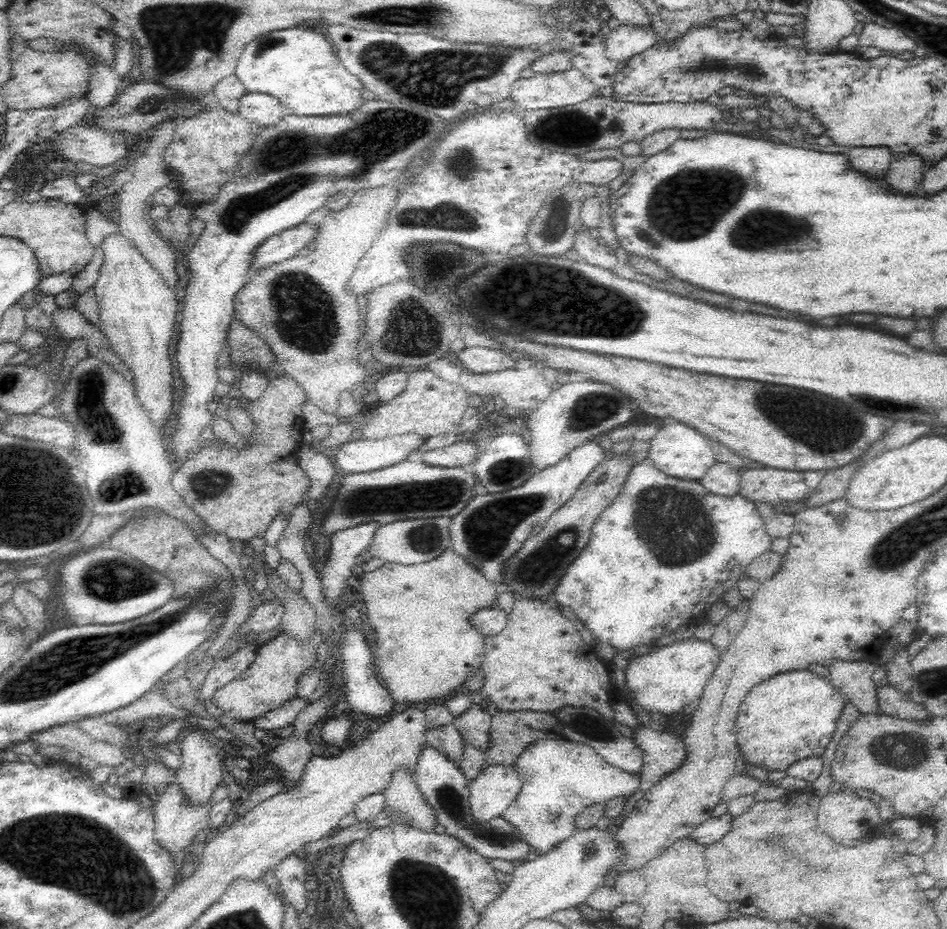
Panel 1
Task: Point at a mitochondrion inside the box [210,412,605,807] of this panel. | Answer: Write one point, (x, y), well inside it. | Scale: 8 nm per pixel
(438, 494)

